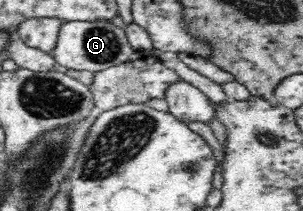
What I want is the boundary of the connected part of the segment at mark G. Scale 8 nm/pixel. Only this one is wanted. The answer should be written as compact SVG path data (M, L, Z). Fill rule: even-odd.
M111 19L63 21L51 54L56 59L58 68L92 72L119 65L136 55L129 43L125 27L117 27L111 22Z

